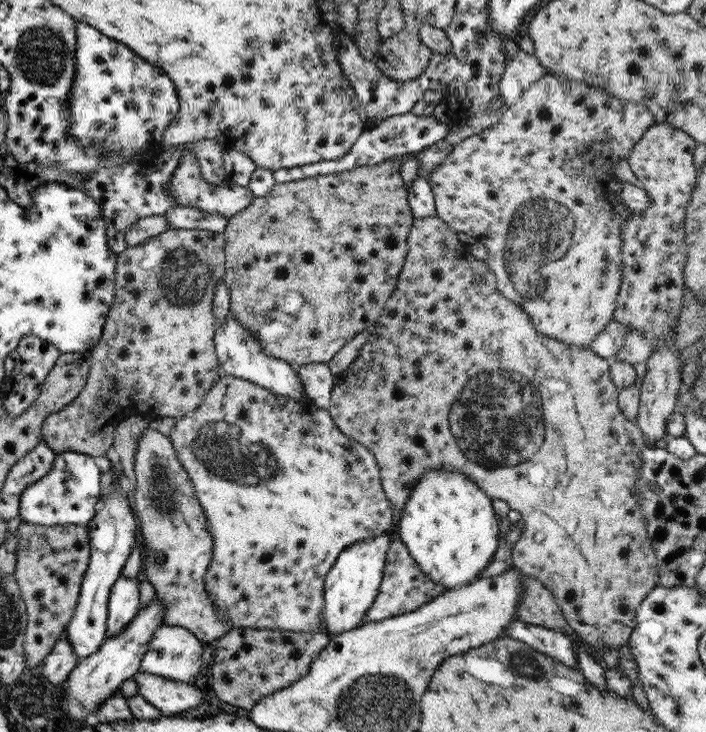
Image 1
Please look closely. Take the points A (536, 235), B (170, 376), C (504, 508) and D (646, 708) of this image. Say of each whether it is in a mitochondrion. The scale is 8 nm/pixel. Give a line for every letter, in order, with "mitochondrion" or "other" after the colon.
A: mitochondrion
B: other
C: other
D: other

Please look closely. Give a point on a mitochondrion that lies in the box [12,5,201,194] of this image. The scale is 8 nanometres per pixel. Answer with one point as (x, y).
(42, 47)

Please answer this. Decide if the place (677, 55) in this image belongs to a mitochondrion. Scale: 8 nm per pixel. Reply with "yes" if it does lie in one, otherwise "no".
no

